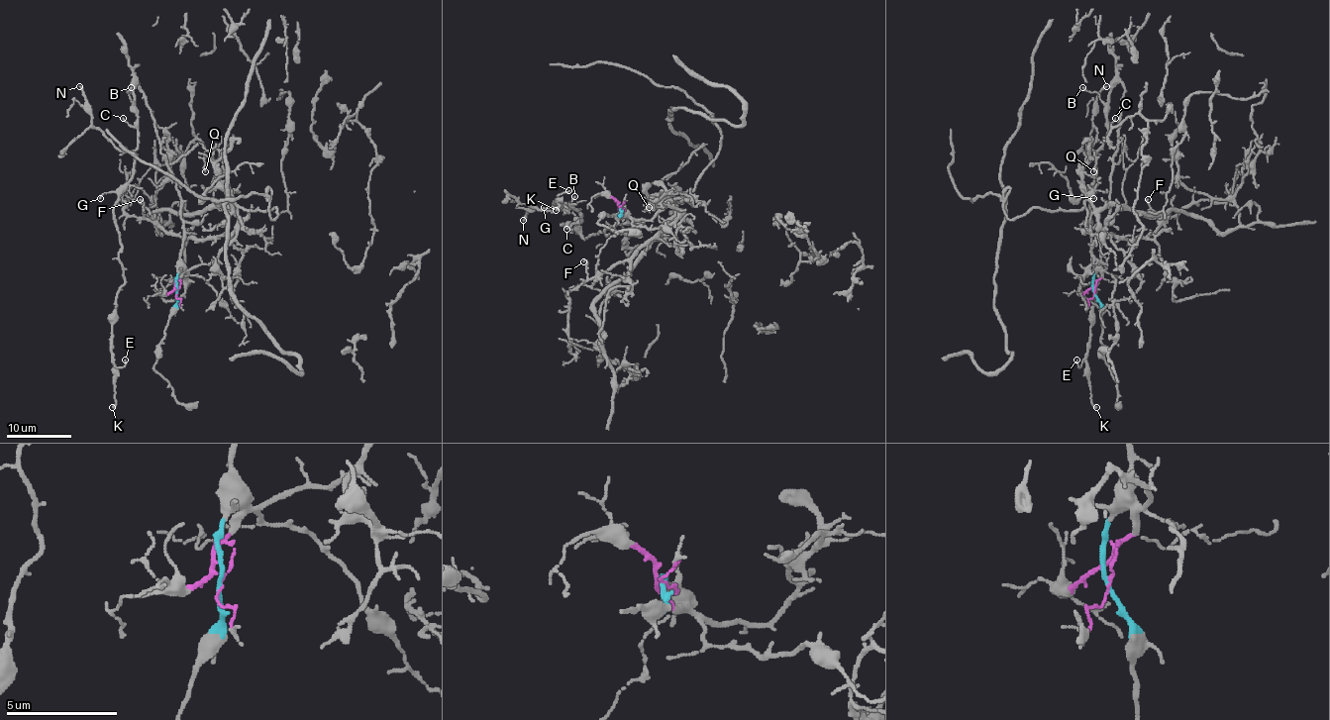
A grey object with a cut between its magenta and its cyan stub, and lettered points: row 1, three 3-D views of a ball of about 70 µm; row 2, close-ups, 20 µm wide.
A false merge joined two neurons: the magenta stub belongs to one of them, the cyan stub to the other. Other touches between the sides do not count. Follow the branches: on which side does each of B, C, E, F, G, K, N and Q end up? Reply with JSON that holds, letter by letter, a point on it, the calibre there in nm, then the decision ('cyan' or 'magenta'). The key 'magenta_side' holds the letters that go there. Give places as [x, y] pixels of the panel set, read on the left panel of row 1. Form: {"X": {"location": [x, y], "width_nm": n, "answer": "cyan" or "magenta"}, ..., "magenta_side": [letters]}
{"B": {"location": [131, 87], "width_nm": 120, "answer": "cyan"}, "C": {"location": [123, 118], "width_nm": 100, "answer": "cyan"}, "E": {"location": [125, 360], "width_nm": 100, "answer": "cyan"}, "F": {"location": [140, 199], "width_nm": 100, "answer": "magenta"}, "G": {"location": [100, 198], "width_nm": 100, "answer": "cyan"}, "K": {"location": [112, 407], "width_nm": 240, "answer": "cyan"}, "N": {"location": [79, 86], "width_nm": 200, "answer": "cyan"}, "Q": {"location": [205, 171], "width_nm": 120, "answer": "magenta"}, "magenta_side": ["F", "Q"]}

